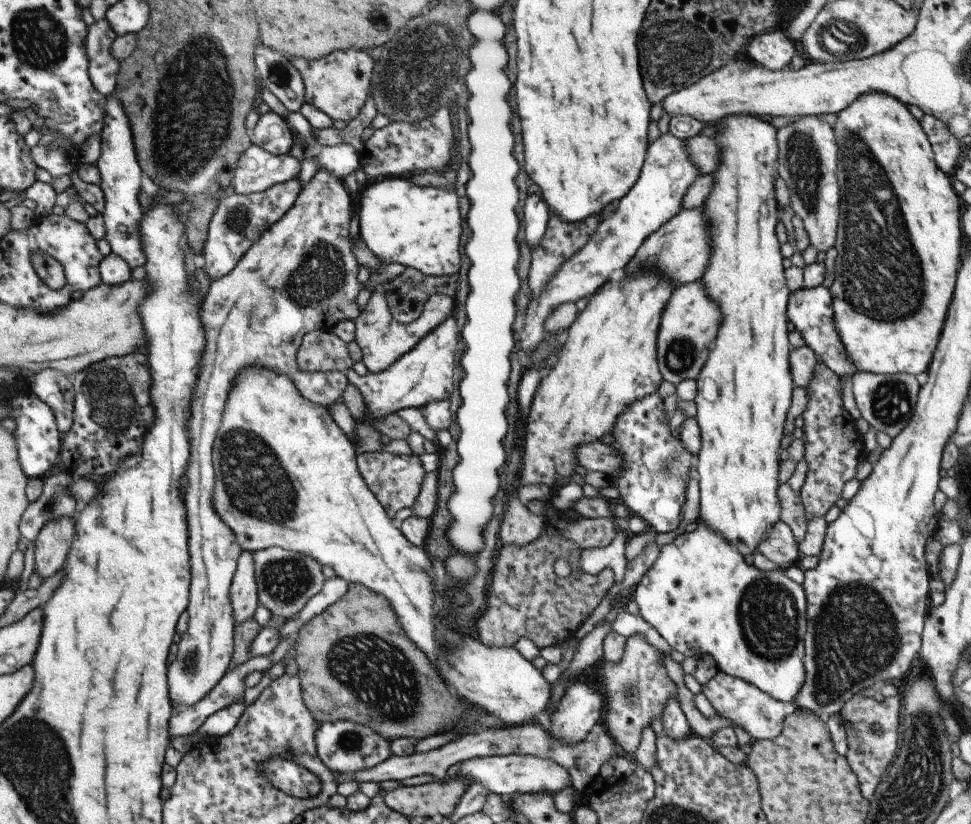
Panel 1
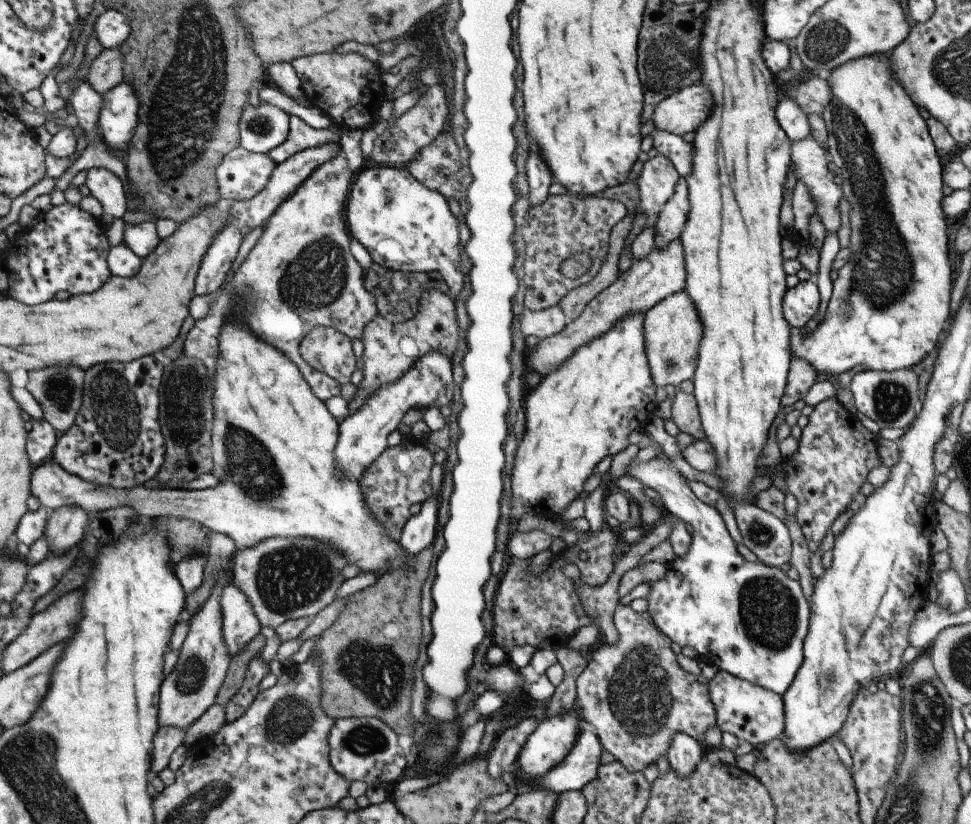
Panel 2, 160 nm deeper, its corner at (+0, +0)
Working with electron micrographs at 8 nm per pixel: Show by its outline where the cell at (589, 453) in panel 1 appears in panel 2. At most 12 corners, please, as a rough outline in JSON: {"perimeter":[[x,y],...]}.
{"perimeter":[[667,457],[624,474],[691,528],[647,612],[681,648],[782,695],[810,615],[745,560]]}

